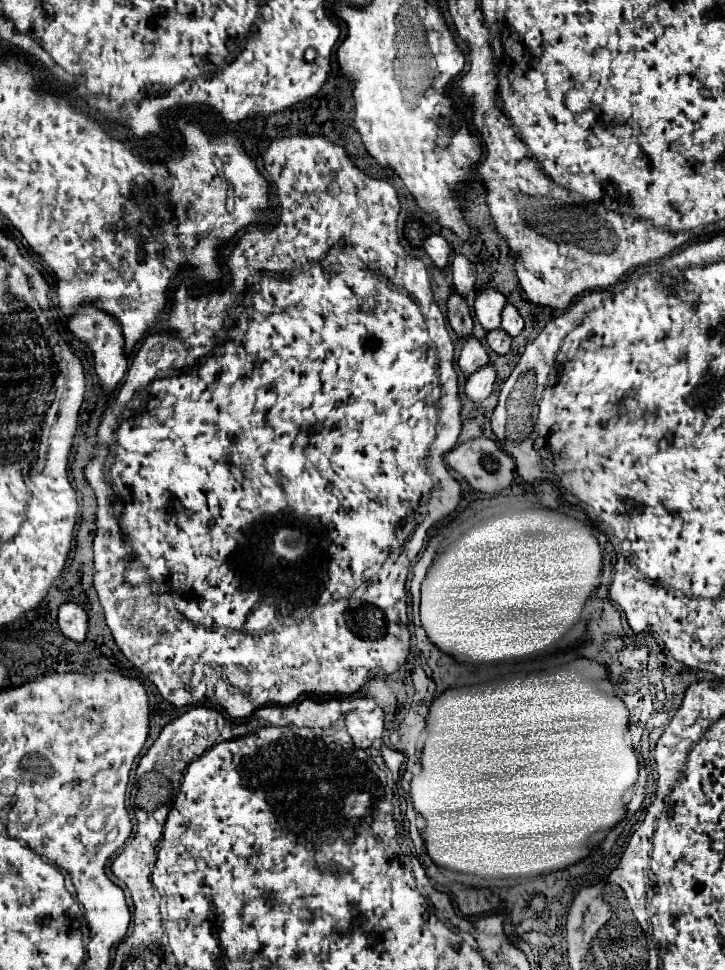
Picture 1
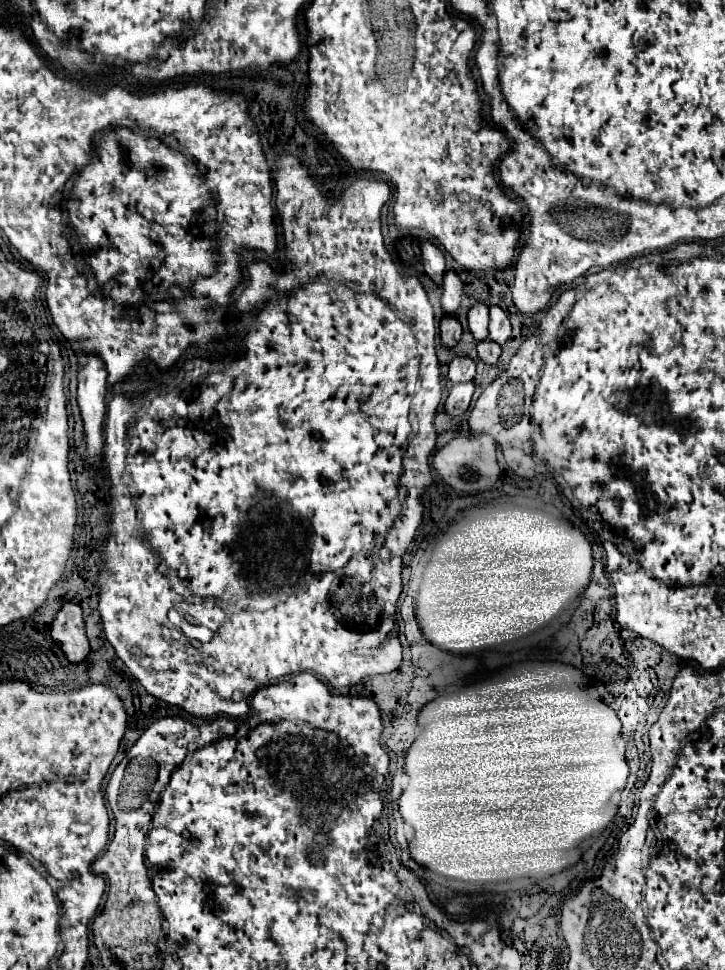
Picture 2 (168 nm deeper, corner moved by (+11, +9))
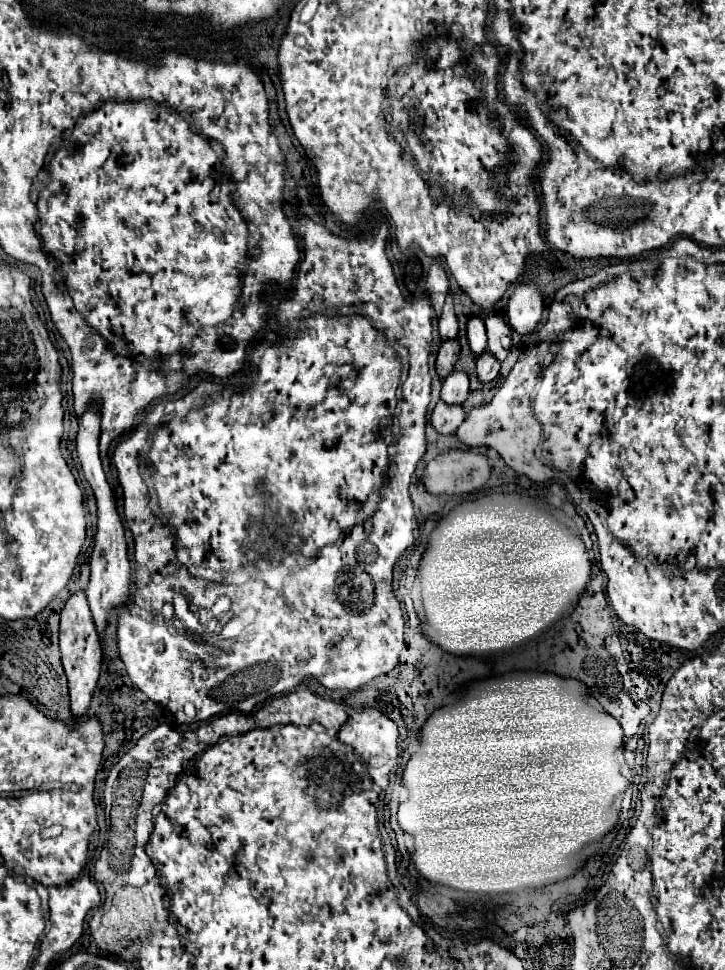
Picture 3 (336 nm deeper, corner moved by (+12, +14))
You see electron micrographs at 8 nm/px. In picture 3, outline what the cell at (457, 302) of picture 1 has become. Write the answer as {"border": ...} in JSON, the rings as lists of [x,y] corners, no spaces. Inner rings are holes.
{"border":[[[443,342],[441,344],[439,354],[437,354],[437,364],[435,364],[437,366],[437,376],[441,380],[445,380],[453,372],[457,356],[459,356],[459,342]]]}

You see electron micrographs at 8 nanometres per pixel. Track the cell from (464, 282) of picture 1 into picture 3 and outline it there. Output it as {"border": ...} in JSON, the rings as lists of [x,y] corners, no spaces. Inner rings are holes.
{"border":[[[447,296],[445,308],[443,308],[443,316],[439,320],[439,336],[441,340],[455,340],[457,338],[457,318],[453,312],[453,296]]]}

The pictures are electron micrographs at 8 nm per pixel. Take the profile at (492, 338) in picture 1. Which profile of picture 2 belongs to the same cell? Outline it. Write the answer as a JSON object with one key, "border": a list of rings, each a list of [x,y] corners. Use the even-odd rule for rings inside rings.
{"border":[[[484,339],[484,341],[478,341],[476,343],[476,349],[478,349],[478,357],[488,363],[488,365],[496,365],[498,357],[500,357],[500,345],[494,343],[492,339]]]}

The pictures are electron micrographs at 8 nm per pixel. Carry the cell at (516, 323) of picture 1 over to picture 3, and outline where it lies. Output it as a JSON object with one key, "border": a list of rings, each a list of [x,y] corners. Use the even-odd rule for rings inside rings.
{"border":[[[491,314],[485,318],[485,328],[487,328],[487,338],[489,338],[489,352],[499,362],[503,362],[511,348],[511,330],[507,322],[499,314]]]}

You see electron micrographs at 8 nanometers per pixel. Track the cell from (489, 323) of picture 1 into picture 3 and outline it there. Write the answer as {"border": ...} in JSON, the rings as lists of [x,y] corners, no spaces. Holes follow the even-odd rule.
{"border":[[[477,316],[469,318],[467,340],[469,340],[469,348],[475,358],[479,358],[487,350],[487,336],[485,336],[485,326],[483,326],[481,318],[477,318]]]}

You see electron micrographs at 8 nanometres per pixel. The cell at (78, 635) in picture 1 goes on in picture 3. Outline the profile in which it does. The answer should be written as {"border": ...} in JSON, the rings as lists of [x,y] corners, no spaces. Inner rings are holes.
{"border":[[[75,592],[63,612],[61,612],[61,630],[59,630],[59,646],[61,646],[61,662],[65,668],[65,676],[69,680],[69,698],[71,698],[71,714],[73,718],[85,716],[89,710],[89,702],[95,694],[99,672],[101,672],[101,646],[97,638],[97,630],[91,618],[89,602],[85,592]]]}

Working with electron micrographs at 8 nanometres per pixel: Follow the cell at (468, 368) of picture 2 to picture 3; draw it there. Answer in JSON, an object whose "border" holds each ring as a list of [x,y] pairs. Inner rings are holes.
{"border":[[[453,370],[449,378],[445,378],[441,388],[441,400],[445,404],[465,404],[469,394],[469,376],[461,370]]]}

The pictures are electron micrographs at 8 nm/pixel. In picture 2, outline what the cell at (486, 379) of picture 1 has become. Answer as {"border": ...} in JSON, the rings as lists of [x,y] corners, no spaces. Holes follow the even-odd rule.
{"border":[[[466,381],[466,383],[456,383],[452,389],[450,389],[450,395],[446,399],[446,411],[452,415],[452,417],[460,417],[470,401],[472,401],[472,395],[474,395],[474,383],[472,381]]]}

